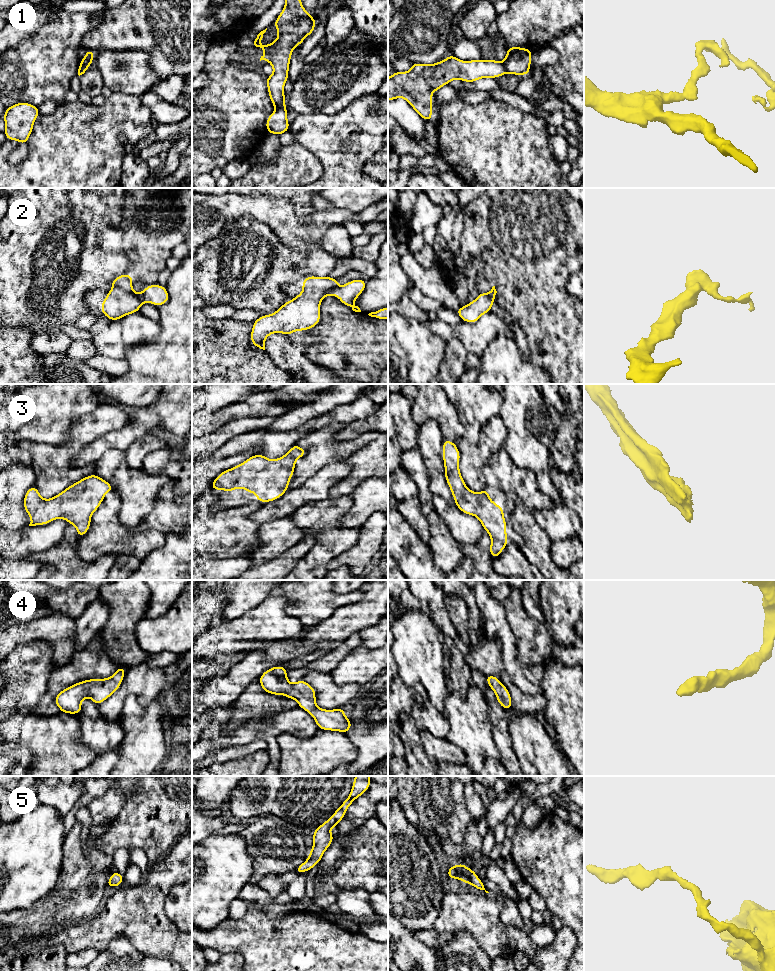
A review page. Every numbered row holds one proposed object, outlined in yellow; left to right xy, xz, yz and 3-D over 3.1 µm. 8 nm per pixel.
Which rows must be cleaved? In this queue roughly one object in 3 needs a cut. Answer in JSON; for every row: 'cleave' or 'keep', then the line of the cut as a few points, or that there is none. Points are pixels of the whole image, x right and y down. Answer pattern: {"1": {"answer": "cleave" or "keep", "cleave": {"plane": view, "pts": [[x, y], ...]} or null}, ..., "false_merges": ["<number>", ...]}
{"1": {"answer": "cleave", "cleave": {"plane": "yz", "pts": [[502, 62], [507, 72]]}}, "2": {"answer": "keep", "cleave": null}, "3": {"answer": "keep", "cleave": null}, "4": {"answer": "keep", "cleave": null}, "5": {"answer": "keep", "cleave": null}, "false_merges": ["1"]}

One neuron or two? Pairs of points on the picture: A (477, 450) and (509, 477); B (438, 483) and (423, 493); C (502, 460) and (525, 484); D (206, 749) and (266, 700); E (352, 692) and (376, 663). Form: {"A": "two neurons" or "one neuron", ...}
{"A": "two neurons", "B": "two neurons", "C": "one neuron", "D": "two neurons", "E": "two neurons"}

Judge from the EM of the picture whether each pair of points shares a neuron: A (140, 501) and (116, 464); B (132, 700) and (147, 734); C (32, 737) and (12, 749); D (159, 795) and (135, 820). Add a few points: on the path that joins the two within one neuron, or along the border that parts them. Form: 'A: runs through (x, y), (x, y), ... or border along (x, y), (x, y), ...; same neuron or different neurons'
A: runs through (137, 492), (120, 475), (120, 472); same neuron
B: runs through (132, 708), (134, 718), (142, 726); same neuron
C: border along (10, 740), (29, 751), (27, 765); different neurons
D: runs through (154, 801), (141, 814); same neuron

